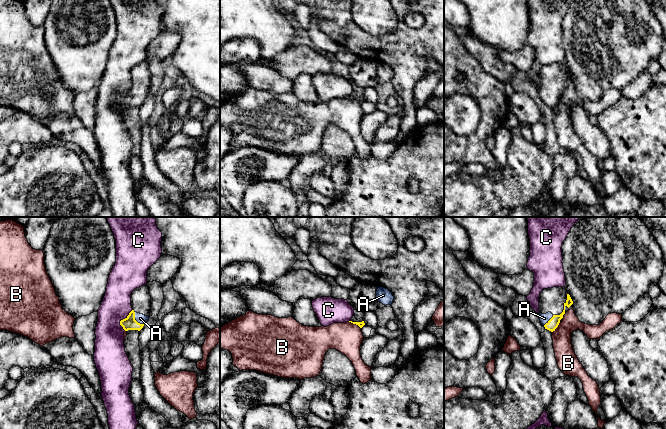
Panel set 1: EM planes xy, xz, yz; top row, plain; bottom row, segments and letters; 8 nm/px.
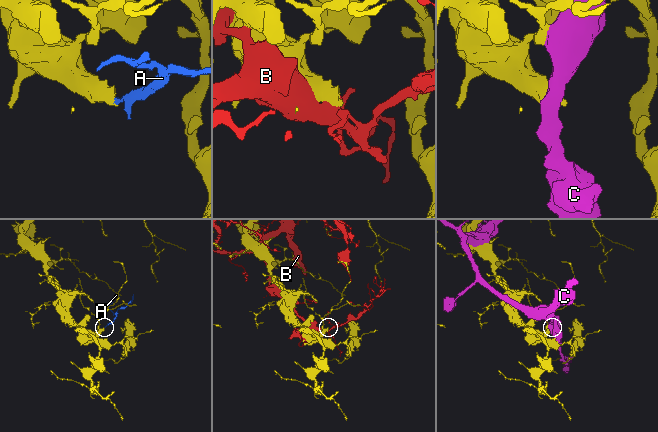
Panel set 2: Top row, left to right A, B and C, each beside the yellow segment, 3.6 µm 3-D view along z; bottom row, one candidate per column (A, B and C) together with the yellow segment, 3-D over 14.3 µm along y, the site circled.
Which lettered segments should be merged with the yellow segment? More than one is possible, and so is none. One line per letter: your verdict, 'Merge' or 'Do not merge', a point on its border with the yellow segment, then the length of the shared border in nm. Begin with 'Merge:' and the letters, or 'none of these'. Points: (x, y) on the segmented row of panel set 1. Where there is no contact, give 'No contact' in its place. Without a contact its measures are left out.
Merge: A
A: Merge. Touches yellow at xy (135, 320). Shared border 130 nm
B: Do not merge. Touches yellow at yz (557, 326). Shared border 110 nm
C: Do not merge. Touches yellow at xy (123, 319). Shared border 190 nm

